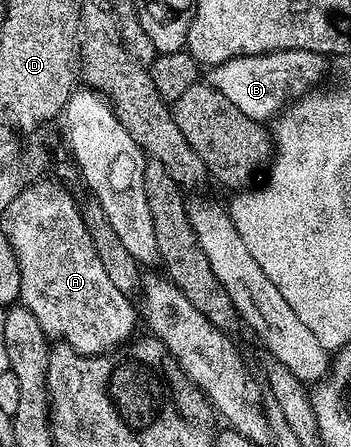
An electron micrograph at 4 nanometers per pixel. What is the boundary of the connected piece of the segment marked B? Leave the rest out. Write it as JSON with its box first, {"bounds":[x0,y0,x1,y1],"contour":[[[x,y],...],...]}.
{"bounds":[206,50,325,122],"contour":[[[278,50],[263,52],[257,56],[239,56],[230,58],[221,64],[213,64],[207,69],[206,82],[214,90],[226,94],[246,118],[261,122],[271,121],[281,115],[288,92],[293,98],[315,89],[324,76],[325,57],[310,50]]]}

